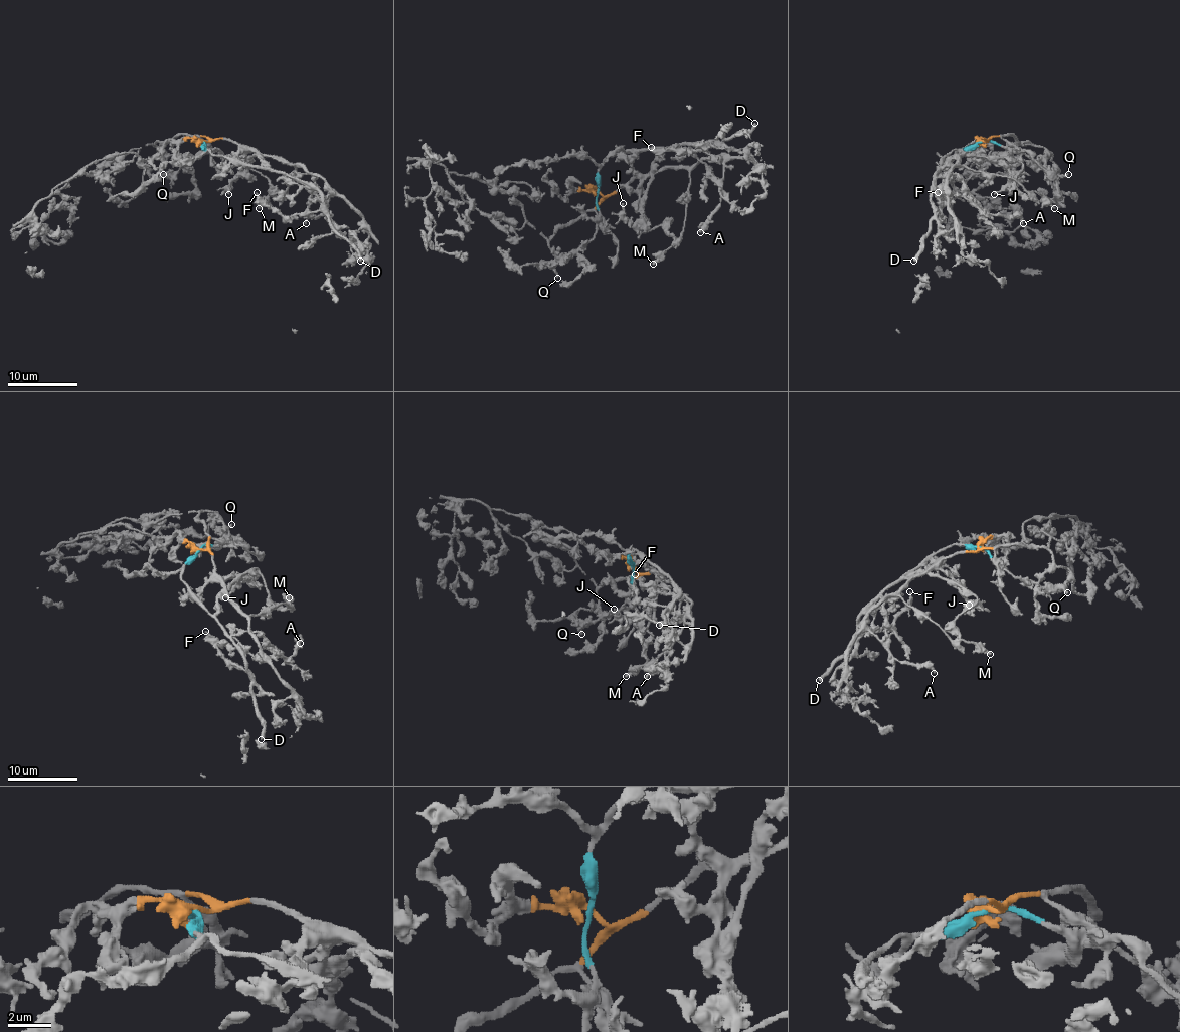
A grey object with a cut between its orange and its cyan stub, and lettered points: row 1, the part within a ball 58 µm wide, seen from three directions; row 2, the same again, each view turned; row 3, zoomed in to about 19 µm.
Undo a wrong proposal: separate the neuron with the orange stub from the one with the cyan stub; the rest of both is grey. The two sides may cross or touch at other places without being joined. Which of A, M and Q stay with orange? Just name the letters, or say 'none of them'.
A, M

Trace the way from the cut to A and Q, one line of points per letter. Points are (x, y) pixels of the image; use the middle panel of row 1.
A: (599, 190), (616, 194), (635, 178), (719, 157), (720, 204), (698, 227), (700, 232)
Q: (599, 190), (595, 234), (555, 268), (556, 278)

